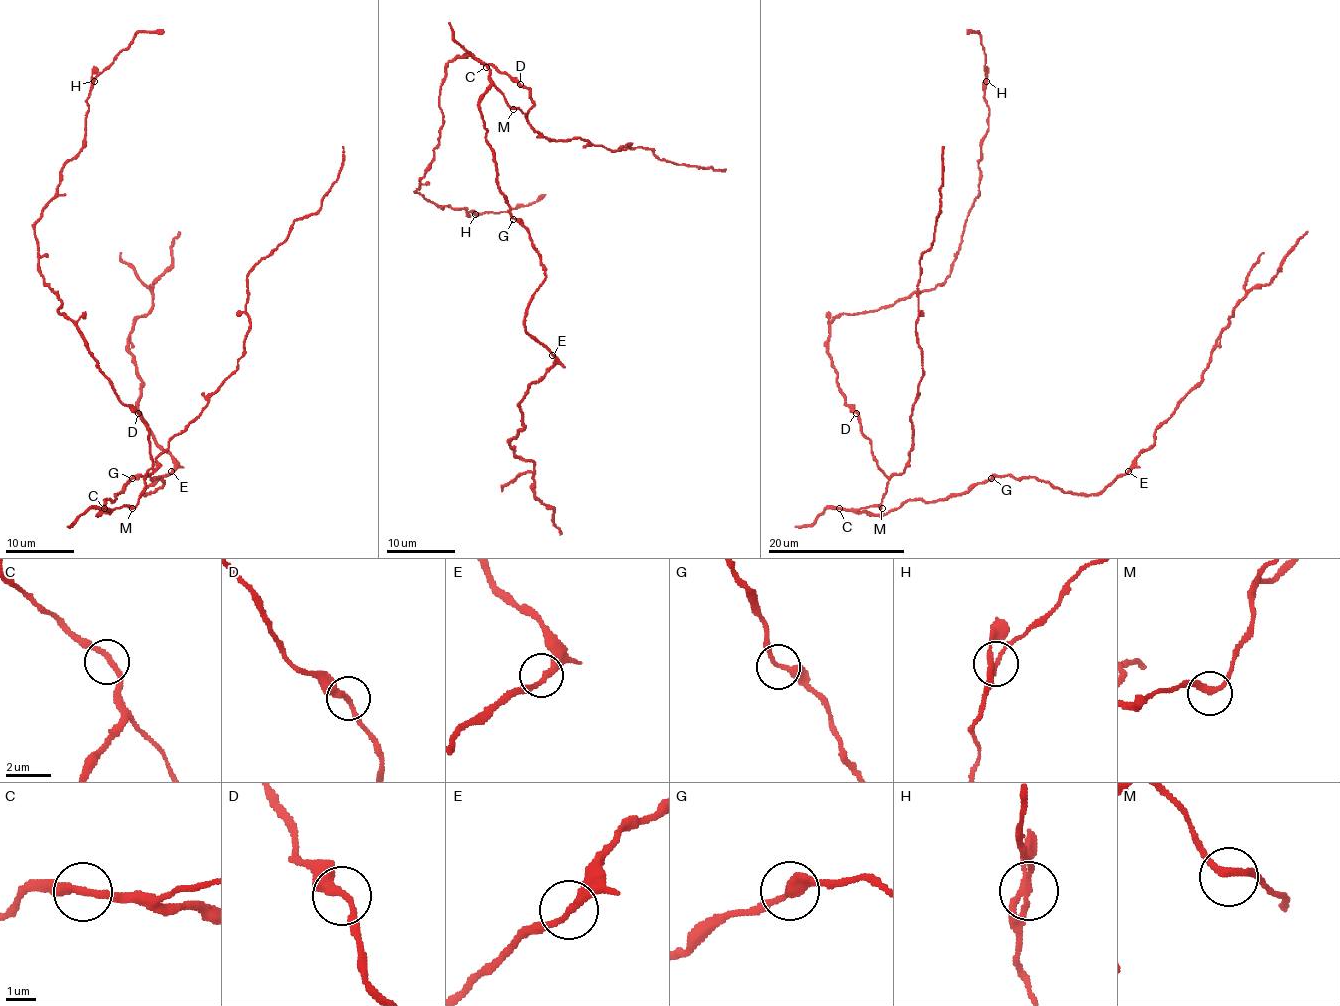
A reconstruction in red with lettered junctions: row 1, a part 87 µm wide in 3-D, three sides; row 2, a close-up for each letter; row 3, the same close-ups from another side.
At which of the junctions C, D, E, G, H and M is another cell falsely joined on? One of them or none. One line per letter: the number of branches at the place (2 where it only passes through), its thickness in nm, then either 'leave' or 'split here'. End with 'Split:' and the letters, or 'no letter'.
C: branches 2; calibre 240 nm; leave
D: branches 2; calibre 260 nm; leave
E: branches 2; calibre 240 nm; leave
G: branches 2; calibre 260 nm; leave
H: branches 2; calibre 240 nm; leave
M: branches 2; calibre 260 nm; leave
Split: no letter

